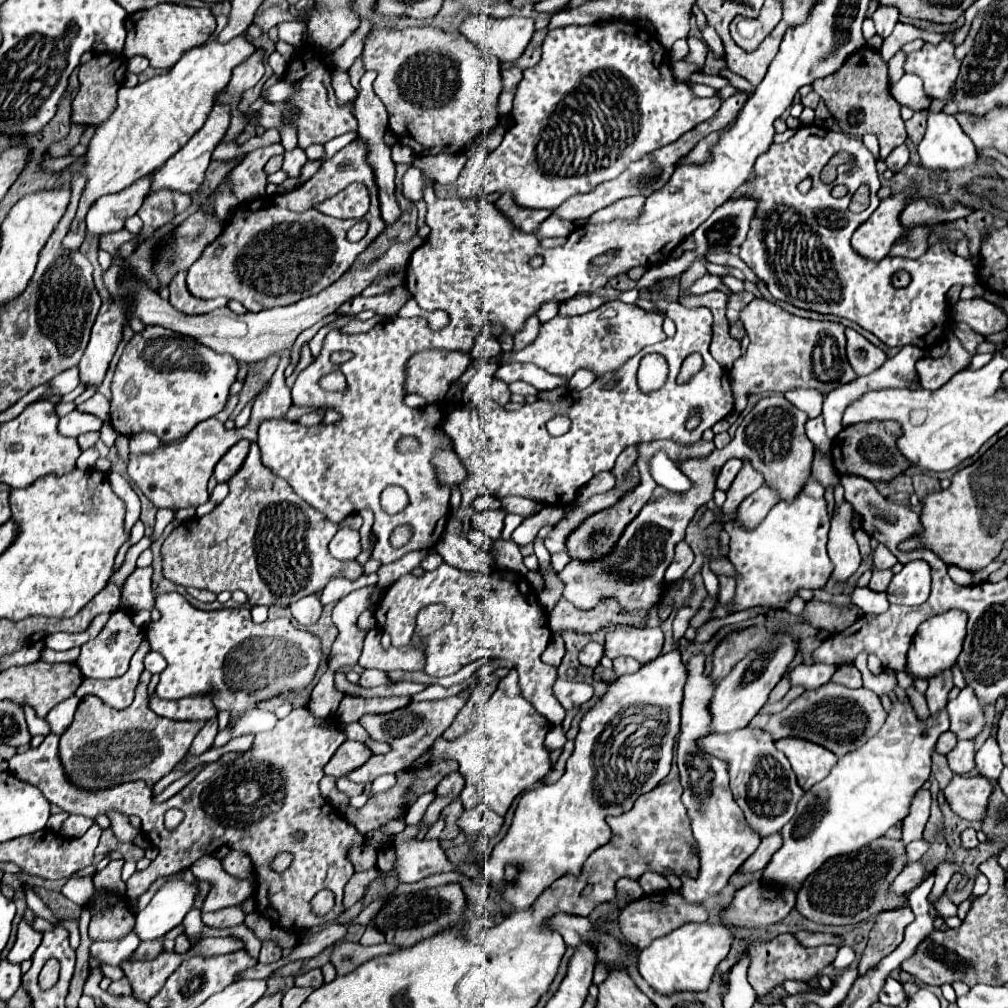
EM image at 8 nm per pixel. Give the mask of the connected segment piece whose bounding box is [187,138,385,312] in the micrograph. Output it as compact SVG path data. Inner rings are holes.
M361 138L339 150L335 156L325 160L315 174L317 198L313 204L335 196L353 182L363 182L371 190L371 208L365 214L369 230L359 242L347 240L347 230L357 224L357 220L339 220L321 214L315 208L305 212L291 212L275 202L275 196L255 200L249 204L239 204L235 214L225 222L219 242L223 250L215 254L215 244L207 246L201 258L187 272L187 290L191 296L201 300L211 300L217 296L241 302L247 312L261 312L273 306L287 306L299 302L307 296L319 294L345 274L355 258L385 230L385 222L379 210L379 188L375 182L373 168L367 164L369 146ZM347 162L349 166L341 170L339 166Z

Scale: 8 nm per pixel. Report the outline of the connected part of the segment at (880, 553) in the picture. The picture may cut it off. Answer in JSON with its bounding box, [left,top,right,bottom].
[871,544,897,570]

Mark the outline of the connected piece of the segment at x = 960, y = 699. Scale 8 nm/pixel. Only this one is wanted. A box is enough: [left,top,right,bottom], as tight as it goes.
[947,686,987,740]

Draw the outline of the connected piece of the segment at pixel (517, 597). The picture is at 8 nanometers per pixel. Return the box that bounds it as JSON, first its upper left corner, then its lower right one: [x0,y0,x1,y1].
[375,564,565,726]

